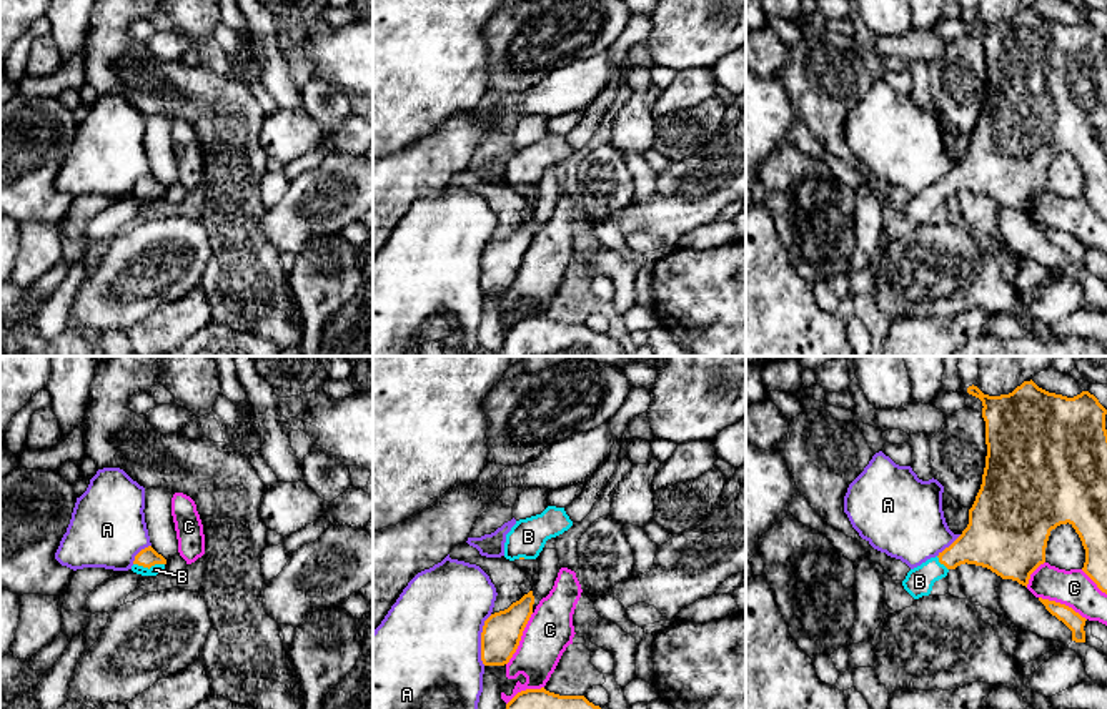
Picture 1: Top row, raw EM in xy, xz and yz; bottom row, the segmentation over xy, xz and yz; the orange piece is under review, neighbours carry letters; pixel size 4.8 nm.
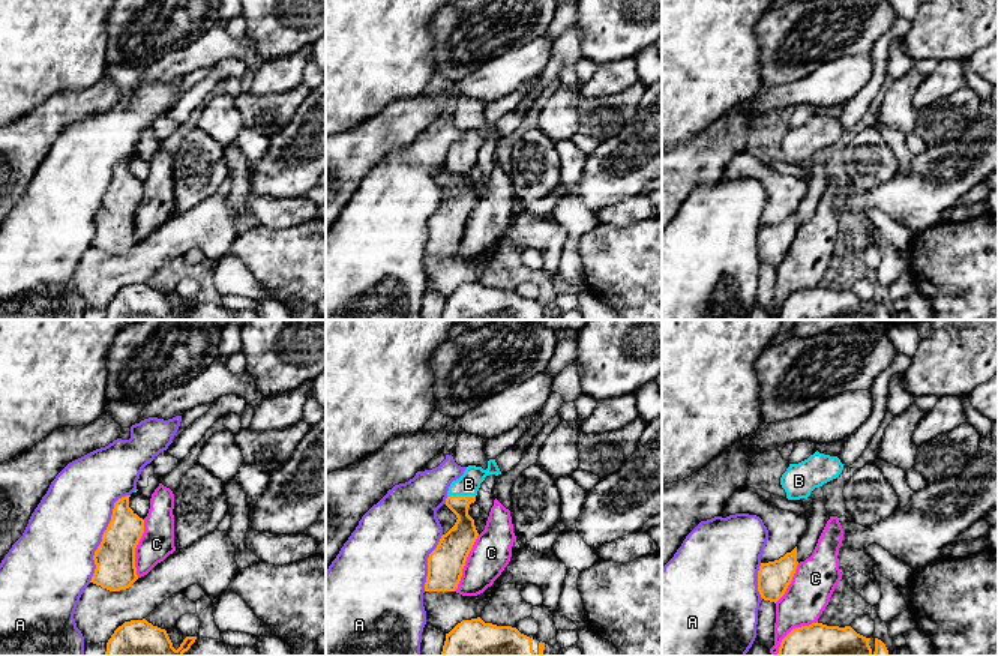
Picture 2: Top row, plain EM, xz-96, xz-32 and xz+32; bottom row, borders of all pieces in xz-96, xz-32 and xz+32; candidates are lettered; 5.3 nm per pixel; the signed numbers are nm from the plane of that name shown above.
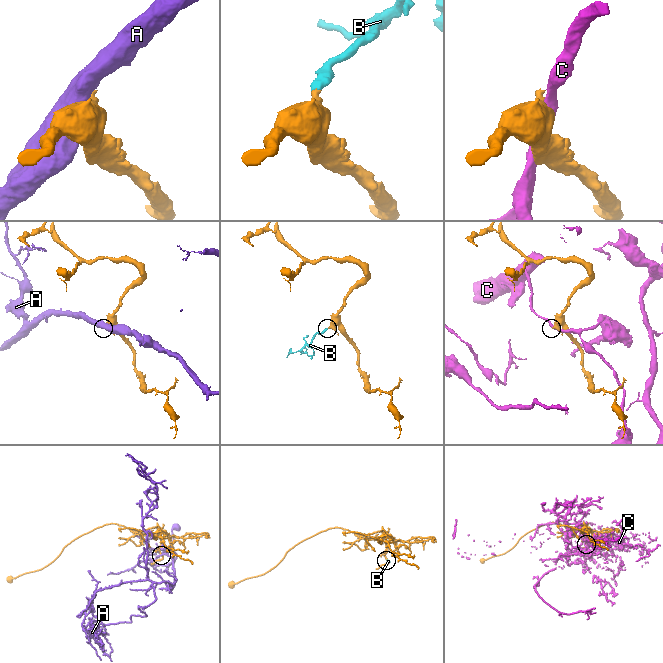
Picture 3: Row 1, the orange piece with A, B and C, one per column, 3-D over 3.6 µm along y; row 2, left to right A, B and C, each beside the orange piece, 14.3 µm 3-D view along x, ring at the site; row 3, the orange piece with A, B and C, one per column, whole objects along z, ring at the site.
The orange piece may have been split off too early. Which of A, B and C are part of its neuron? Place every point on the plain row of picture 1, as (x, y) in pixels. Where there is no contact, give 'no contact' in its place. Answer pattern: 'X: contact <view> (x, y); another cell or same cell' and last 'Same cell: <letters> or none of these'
A: contact xz (481, 267); another cell
B: contact xy (148, 195); same cell
C: contact xz (520, 267); another cell
Same cell: B

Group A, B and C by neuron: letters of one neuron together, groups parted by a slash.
A / B / C

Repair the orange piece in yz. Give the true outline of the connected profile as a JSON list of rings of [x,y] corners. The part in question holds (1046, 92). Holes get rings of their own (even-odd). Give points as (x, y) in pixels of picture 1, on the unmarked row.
[[[1032,7],[1009,22],[989,23],[974,12],[967,20],[979,25],[984,33],[987,83],[982,112],[969,136],[967,155],[936,185],[911,196],[902,208],[904,216],[914,226],[929,223],[936,208],[966,190],[987,195],[1002,206],[1027,215],[1030,201],[1045,190],[1050,158],[1069,150],[1085,176],[1082,198],[1107,221],[1107,37],[1089,18],[1067,25],[1039,15]]]

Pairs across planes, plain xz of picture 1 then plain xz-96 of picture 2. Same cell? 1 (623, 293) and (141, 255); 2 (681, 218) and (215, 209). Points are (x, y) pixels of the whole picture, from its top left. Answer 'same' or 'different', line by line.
1: same
2: different

